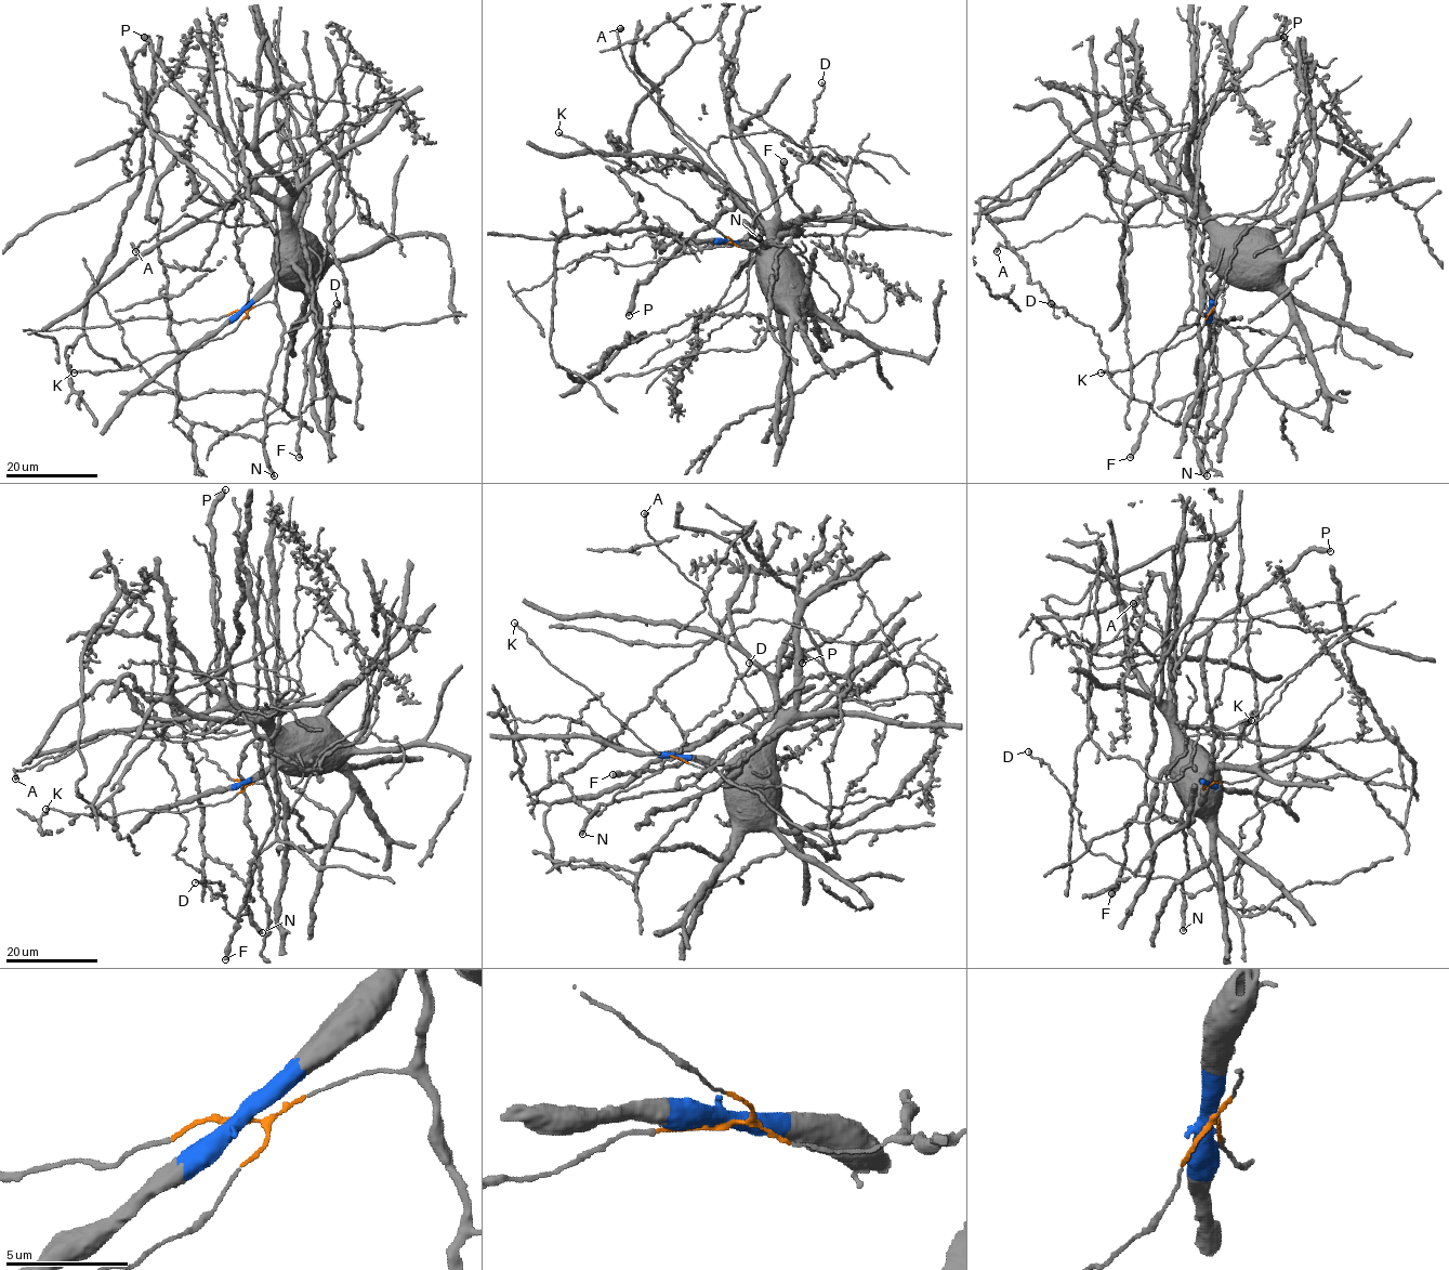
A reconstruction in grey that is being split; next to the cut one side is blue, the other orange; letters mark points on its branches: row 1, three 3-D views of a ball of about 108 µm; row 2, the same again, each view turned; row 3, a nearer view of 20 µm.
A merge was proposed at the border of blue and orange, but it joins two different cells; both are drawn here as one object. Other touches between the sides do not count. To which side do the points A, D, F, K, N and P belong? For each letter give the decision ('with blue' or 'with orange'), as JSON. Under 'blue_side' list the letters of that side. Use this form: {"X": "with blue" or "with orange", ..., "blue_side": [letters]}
{"A": "with orange", "D": "with orange", "F": "with blue", "K": "with orange", "N": "with orange", "P": "with blue", "blue_side": ["F", "P"]}

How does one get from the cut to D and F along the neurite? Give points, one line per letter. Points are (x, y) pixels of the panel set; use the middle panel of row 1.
D: (726, 241), (768, 246), (749, 234), (753, 219), (798, 178), (798, 168), (809, 158), (806, 141), (822, 81)
F: (726, 241), (759, 251), (782, 234), (797, 232), (803, 213), (791, 198), (781, 170), (785, 161)

